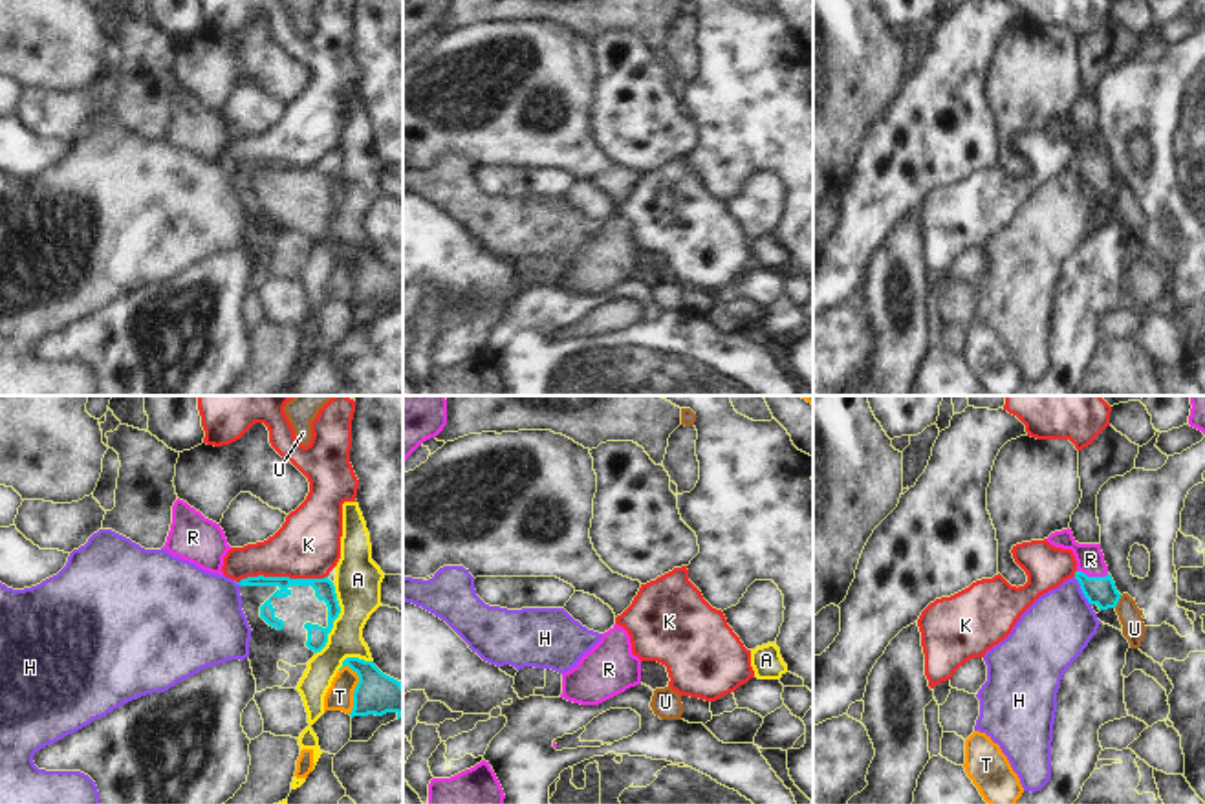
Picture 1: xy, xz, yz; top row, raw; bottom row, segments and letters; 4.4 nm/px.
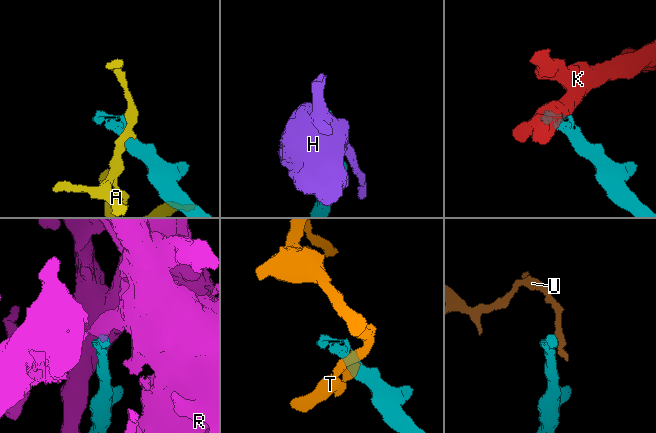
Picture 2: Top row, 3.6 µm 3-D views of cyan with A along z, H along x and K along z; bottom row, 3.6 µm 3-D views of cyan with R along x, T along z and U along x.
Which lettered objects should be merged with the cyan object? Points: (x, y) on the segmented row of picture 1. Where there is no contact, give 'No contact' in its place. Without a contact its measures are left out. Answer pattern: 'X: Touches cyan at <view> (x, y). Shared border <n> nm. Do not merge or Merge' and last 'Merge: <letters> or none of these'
A: Touches cyan at xy (334, 619). Shared border 320 nm. Do not merge
H: Touches cyan at yz (1083, 592). Shared border 150 nm. Do not merge
K: Touches cyan at xy (281, 577). Shared border 400 nm. Do not merge
R: Touches cyan at yz (1094, 577). Shared border 140 nm. Merge
T: Touches cyan at xy (356, 689). Shared border 220 nm. Do not merge
U: Touches cyan at yz (1118, 601). Shared border 70 nm. Do not merge
Merge: R.

